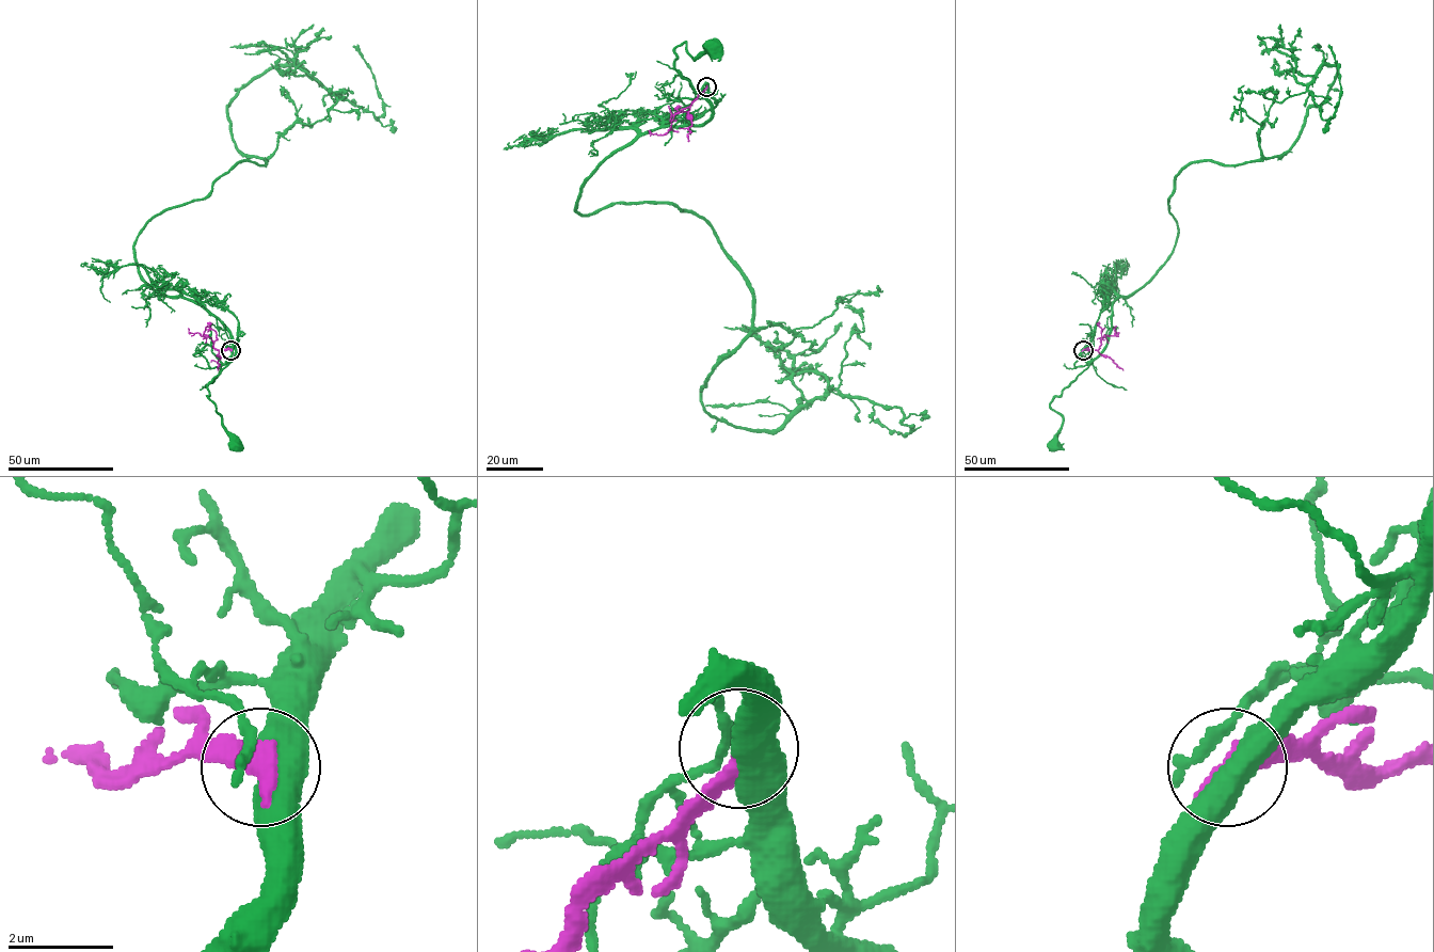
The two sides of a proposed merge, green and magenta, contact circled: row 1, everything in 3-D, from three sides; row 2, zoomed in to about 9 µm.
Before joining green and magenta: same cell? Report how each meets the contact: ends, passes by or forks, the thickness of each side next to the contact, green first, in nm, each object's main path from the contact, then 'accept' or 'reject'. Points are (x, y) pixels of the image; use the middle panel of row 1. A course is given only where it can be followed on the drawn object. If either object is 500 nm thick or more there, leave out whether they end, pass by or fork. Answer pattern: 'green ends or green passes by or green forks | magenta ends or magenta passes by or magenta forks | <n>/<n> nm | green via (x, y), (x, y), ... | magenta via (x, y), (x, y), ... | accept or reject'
550/400 nm | green via (706, 86), (705, 83), (700, 94), (675, 68), (674, 49), (685, 43), (686, 51), (694, 60), (710, 50) | magenta via (706, 86), (683, 111), (672, 115), (667, 132), (653, 135), (649, 130) | reject

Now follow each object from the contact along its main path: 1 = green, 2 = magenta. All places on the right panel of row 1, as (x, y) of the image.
1: (1083, 350), (1081, 356), (1088, 365), (1050, 403), (1063, 418), (1055, 445)
2: (1083, 350), (1097, 350), (1104, 335), (1116, 336), (1115, 328)

